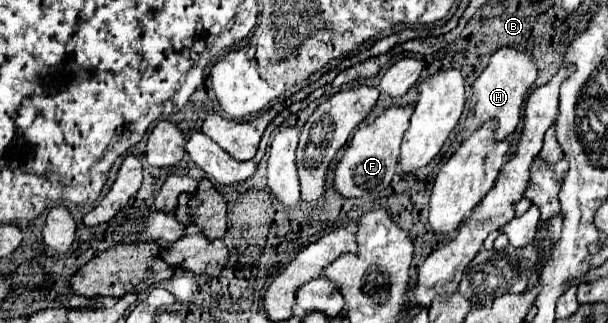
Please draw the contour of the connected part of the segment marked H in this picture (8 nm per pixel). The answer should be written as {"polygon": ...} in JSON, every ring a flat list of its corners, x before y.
{"polygon":[[512,47,498,49,492,55,488,67,482,71,482,75,472,83,472,95,476,101,474,117,478,119,478,127,482,127,486,121,496,121,494,139,506,139,520,121,524,95,534,85,536,75,536,65,528,53]]}

